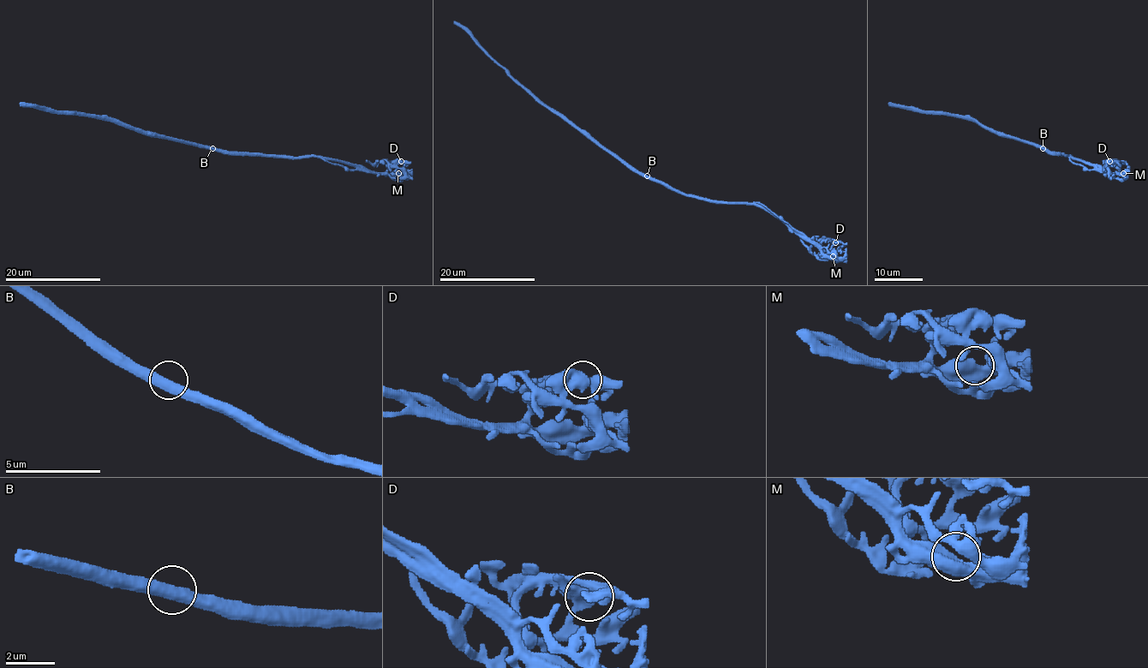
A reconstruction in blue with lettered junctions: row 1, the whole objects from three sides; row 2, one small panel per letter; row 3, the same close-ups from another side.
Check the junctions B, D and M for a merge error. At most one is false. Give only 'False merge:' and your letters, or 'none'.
False merge: M

